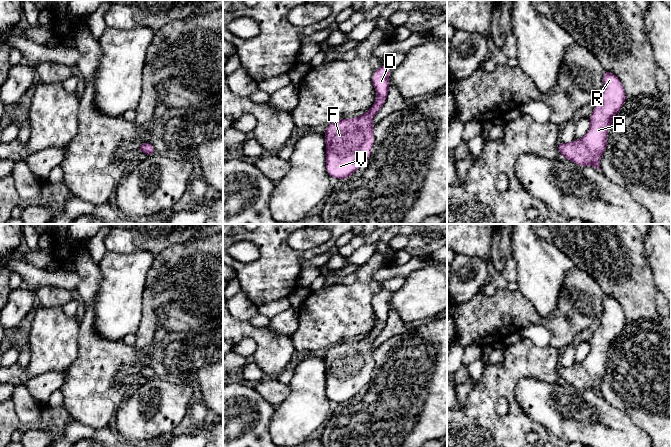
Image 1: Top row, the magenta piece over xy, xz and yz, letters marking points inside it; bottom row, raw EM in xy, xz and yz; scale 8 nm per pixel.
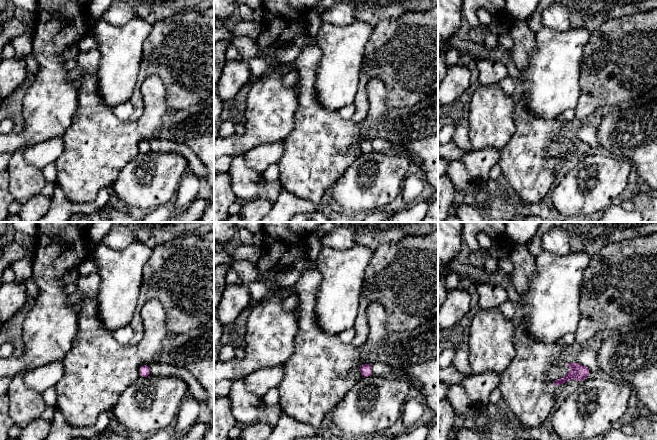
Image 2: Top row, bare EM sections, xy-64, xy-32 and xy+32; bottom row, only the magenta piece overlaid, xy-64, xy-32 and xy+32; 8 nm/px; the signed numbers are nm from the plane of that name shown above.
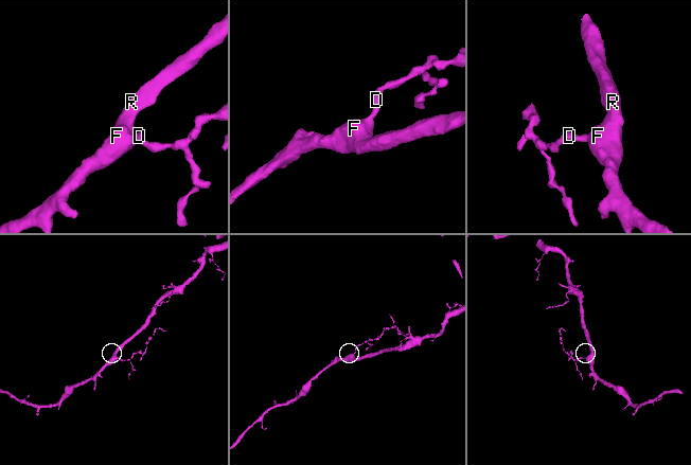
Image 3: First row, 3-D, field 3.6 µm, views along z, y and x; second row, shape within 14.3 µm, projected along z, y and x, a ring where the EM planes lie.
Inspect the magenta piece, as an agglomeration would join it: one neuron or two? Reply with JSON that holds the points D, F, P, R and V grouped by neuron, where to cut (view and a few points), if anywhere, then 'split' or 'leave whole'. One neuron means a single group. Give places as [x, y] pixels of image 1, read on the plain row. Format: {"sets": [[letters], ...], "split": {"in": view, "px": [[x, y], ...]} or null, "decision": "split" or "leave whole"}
{"sets": [["D", "F", "P", "R", "V"]], "split": null, "decision": "leave whole"}

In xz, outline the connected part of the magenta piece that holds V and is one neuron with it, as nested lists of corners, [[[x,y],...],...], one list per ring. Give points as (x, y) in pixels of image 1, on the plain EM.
[[[382,288],[372,300],[376,325],[361,340],[337,343],[323,357],[326,367],[326,395],[330,401],[346,403],[370,382],[374,368],[371,344],[382,332],[389,316],[389,299],[392,293]]]

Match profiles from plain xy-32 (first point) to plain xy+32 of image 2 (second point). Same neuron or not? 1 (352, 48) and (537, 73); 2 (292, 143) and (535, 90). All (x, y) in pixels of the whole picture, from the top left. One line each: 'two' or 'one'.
1: one
2: two

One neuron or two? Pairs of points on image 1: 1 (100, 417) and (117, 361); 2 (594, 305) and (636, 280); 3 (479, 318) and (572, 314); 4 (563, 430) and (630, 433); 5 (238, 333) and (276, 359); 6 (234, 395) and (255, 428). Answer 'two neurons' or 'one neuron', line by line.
1: one neuron
2: two neurons
3: one neuron
4: one neuron
5: one neuron
6: one neuron

